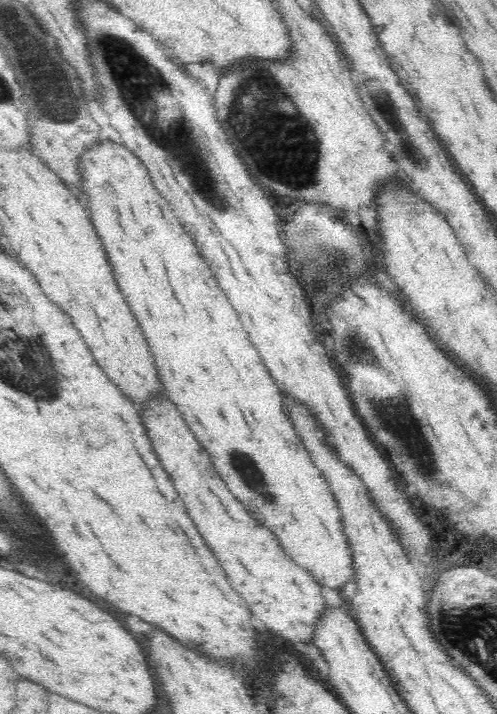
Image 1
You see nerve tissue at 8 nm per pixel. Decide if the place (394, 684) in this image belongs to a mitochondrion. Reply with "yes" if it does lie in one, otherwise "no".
no

